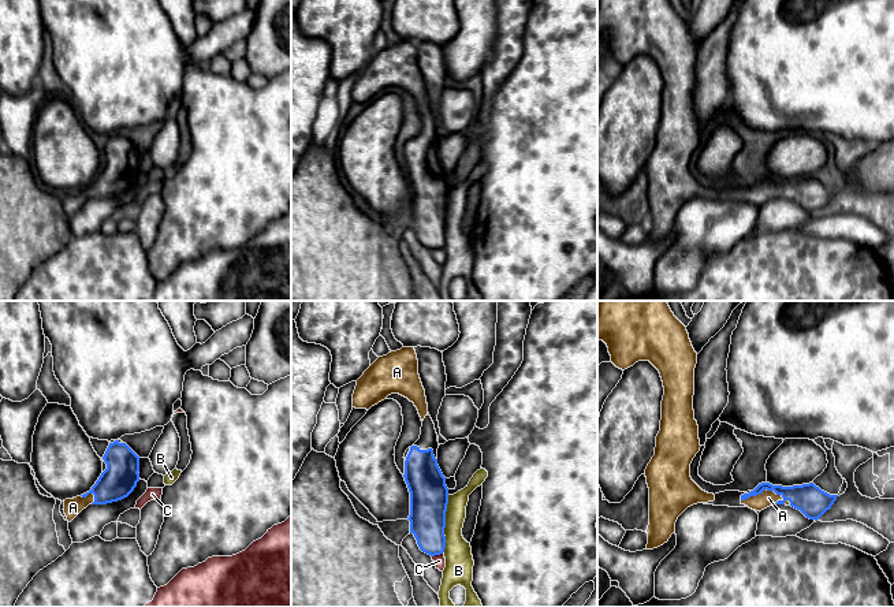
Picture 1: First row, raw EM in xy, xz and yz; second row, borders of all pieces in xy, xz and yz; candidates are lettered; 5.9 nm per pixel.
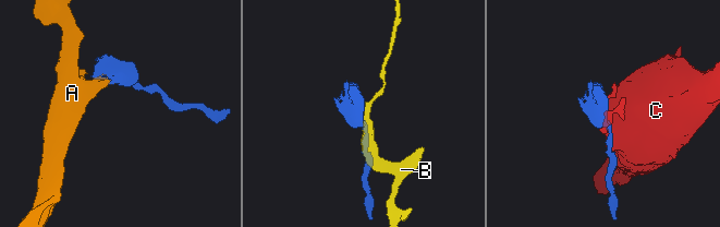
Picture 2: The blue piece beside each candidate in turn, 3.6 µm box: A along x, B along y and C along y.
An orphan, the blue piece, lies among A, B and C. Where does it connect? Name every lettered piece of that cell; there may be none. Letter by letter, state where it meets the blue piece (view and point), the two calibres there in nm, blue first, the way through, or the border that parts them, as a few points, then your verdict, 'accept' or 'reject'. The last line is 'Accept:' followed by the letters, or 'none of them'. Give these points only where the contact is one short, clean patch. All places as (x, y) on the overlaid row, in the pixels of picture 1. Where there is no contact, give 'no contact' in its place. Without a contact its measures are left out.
A: contact yz (767, 490); calibres 170 and 90 nm; way yz (808, 498), (777, 495), (767, 490), (768, 498); accept
B: contact xz (444, 524); calibres 220 and 160 nm; border xz (449, 495), (444, 517), (444, 550), (442, 552); reject
C: contact xz (436, 554); calibres 220 and 80 nm; reject
Accept: A

